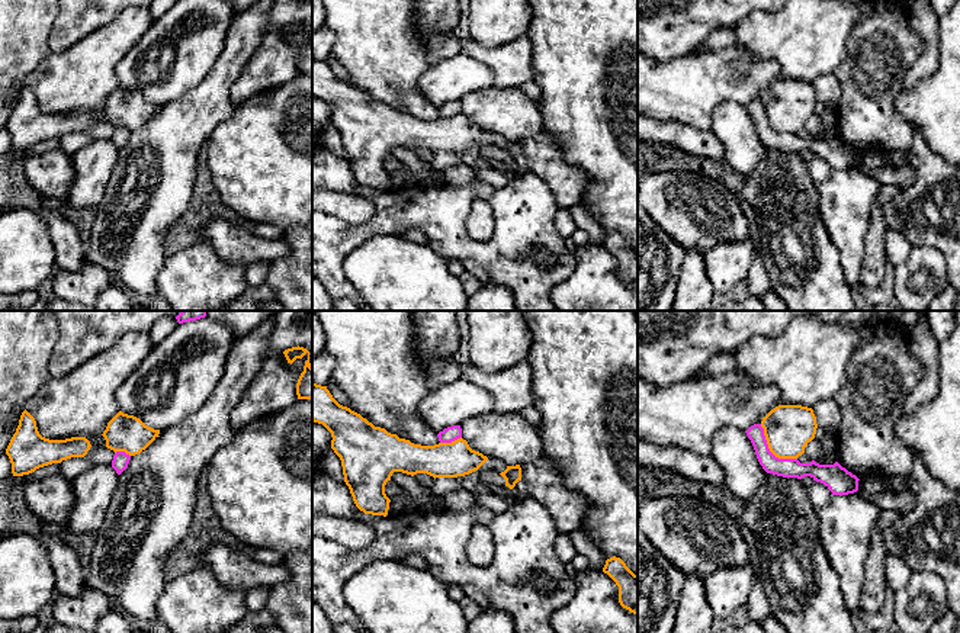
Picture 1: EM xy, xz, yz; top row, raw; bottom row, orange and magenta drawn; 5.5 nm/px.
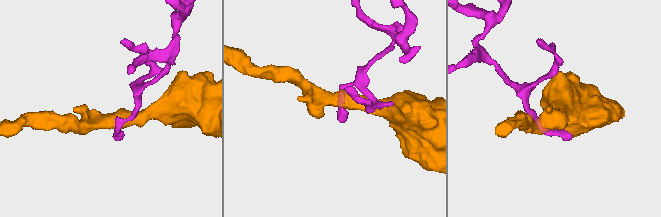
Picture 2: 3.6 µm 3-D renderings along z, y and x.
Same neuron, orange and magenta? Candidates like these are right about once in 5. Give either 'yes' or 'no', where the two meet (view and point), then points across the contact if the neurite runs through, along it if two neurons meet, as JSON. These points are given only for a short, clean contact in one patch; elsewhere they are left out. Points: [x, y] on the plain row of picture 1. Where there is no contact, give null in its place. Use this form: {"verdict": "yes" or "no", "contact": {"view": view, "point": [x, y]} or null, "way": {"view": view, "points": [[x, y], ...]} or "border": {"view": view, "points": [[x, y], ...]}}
{"verdict": "no", "contact": {"view": "yz", "point": [770, 125]}, "border": {"view": "yz", "points": [[760, 99], [767, 122], [776, 131], [796, 134]]}}

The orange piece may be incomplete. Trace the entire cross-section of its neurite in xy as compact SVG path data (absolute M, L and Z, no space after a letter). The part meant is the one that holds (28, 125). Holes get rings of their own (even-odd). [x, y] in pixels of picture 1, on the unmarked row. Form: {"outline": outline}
{"outline": "M25 84L6 129L12 138L13 151L23 151L39 142L61 138L71 132L84 132L91 119L86 112L49 115L39 109L35 93Z"}

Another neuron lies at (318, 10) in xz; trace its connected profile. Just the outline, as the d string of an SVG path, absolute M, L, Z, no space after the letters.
M312 0L312 32L325 23L325 7L322 0Z

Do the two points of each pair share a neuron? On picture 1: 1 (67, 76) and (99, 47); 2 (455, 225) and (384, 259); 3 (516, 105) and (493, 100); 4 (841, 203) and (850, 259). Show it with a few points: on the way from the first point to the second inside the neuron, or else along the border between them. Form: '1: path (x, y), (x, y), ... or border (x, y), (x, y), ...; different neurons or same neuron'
1: path (74, 71), (92, 54); same neuron
2: border (427, 244), (446, 260); different neurons
3: path (510, 105), (498, 105); same neuron
4: path (845, 217), (850, 246); same neuron

